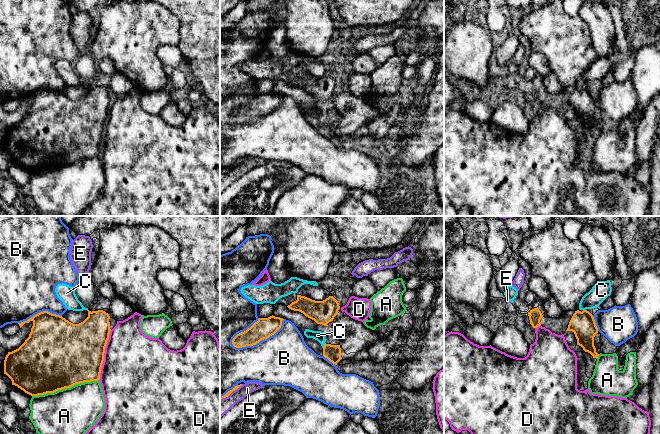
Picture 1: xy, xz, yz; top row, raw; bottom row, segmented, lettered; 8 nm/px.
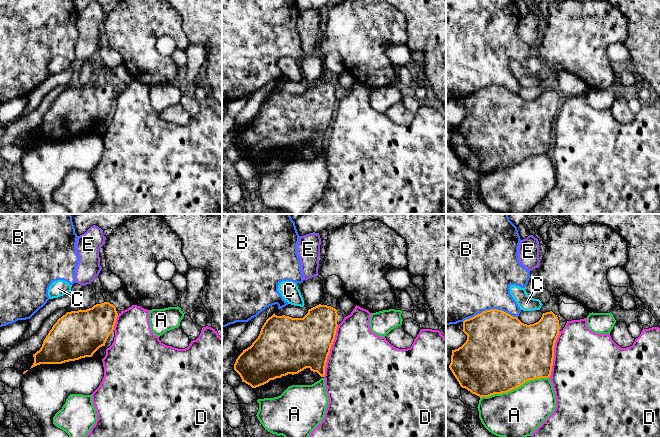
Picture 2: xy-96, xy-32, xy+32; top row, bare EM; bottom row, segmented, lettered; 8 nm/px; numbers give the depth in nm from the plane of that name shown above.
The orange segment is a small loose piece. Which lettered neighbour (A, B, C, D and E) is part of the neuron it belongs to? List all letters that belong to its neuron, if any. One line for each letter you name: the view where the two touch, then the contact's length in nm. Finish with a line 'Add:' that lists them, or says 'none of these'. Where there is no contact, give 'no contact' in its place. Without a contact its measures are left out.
Add: none of these

